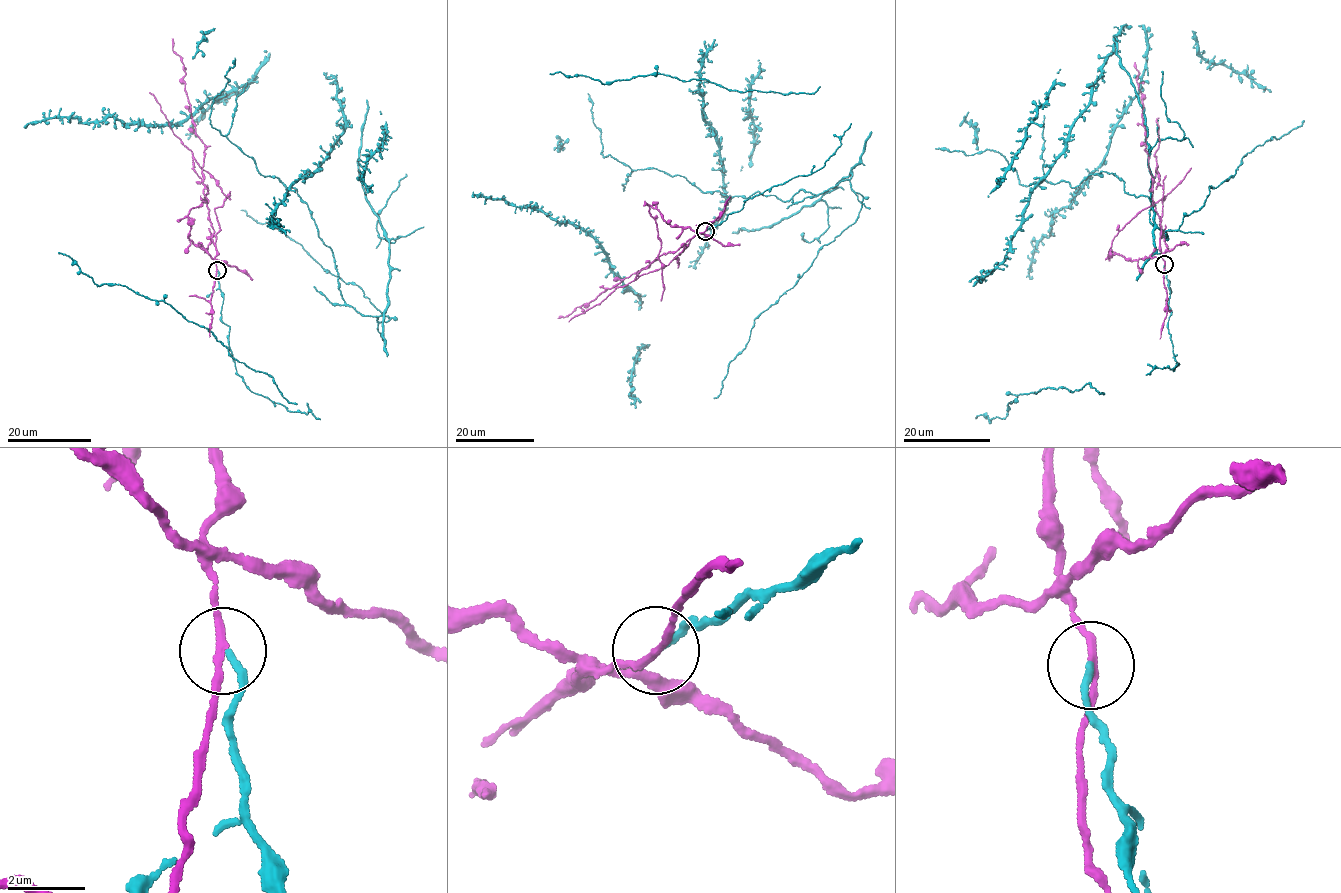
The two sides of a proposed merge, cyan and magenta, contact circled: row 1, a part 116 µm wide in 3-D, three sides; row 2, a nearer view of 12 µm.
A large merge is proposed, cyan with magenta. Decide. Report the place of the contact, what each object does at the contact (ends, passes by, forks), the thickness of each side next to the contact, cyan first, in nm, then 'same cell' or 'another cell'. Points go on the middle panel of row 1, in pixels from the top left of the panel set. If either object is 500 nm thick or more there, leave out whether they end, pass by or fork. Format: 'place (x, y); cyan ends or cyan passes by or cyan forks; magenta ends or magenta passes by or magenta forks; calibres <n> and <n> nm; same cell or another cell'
place (705, 231); cyan ends; magenta passes by; calibres 170 and 180 nm; another cell

